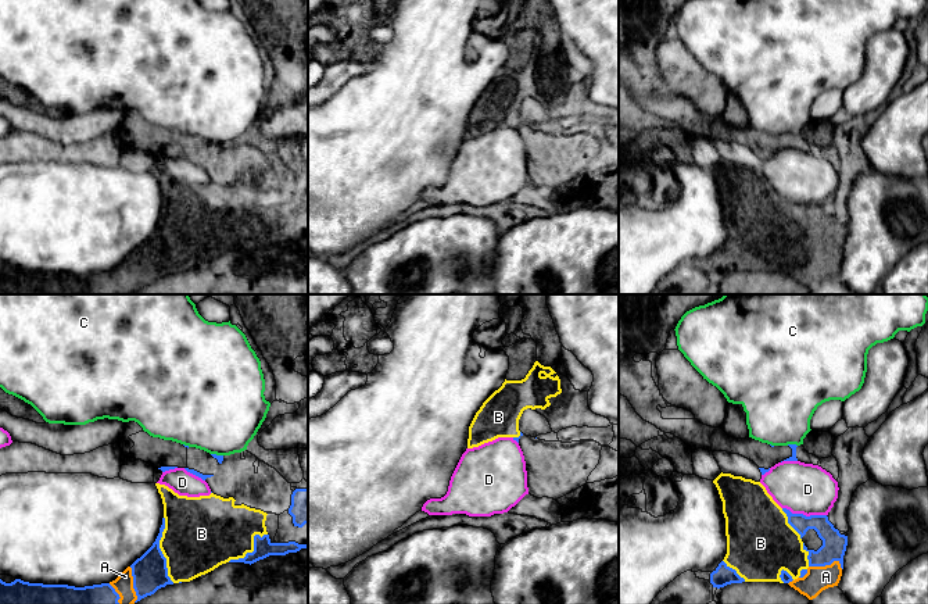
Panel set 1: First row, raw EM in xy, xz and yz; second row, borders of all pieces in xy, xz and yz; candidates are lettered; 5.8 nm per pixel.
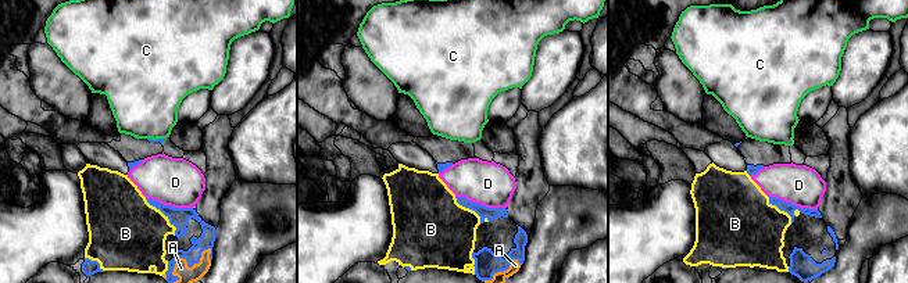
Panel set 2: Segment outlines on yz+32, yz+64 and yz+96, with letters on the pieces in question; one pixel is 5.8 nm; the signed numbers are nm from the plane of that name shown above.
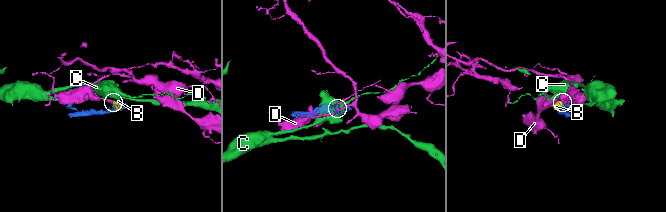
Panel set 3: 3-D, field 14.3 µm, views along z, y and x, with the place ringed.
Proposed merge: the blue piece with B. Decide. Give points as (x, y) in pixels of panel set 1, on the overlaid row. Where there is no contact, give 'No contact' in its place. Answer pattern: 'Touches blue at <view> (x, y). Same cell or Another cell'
Touches blue at xy (160, 550). Same cell

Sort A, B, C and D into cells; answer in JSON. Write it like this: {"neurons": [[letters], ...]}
{"neurons": [["A", "B"], ["C"], ["D"]]}

